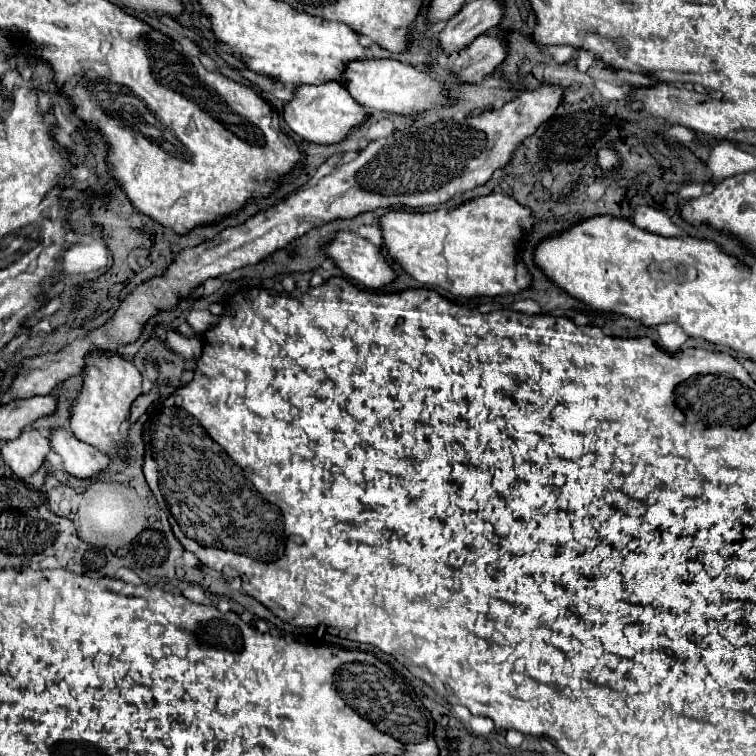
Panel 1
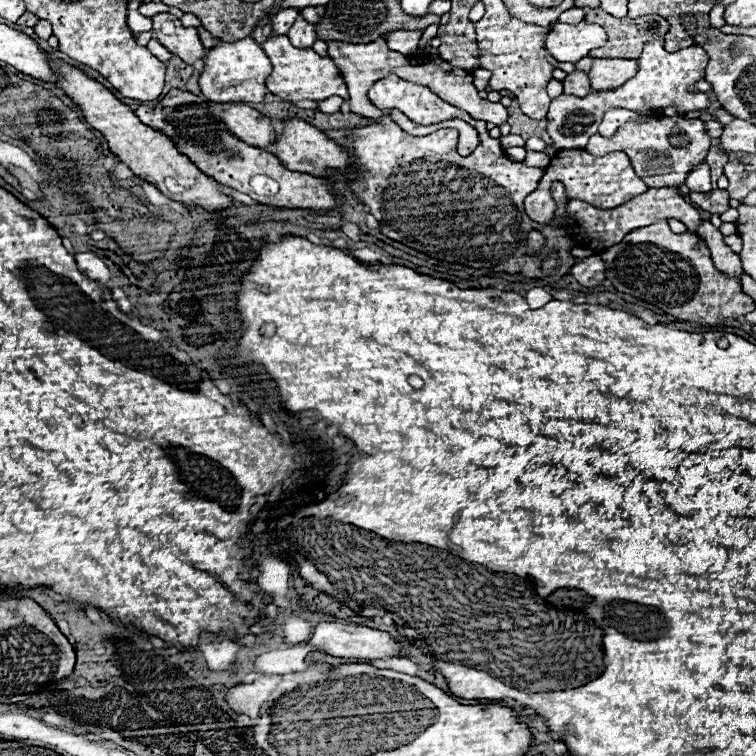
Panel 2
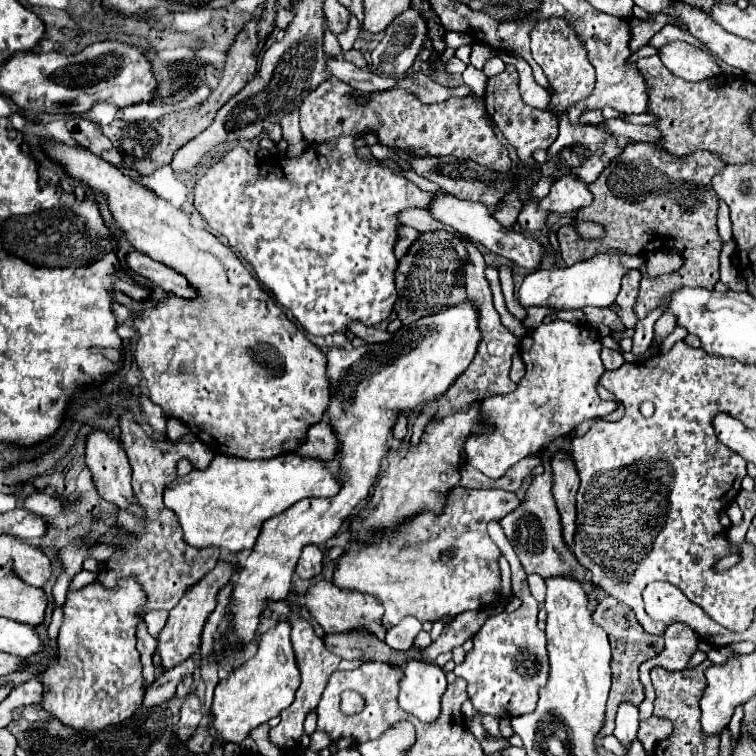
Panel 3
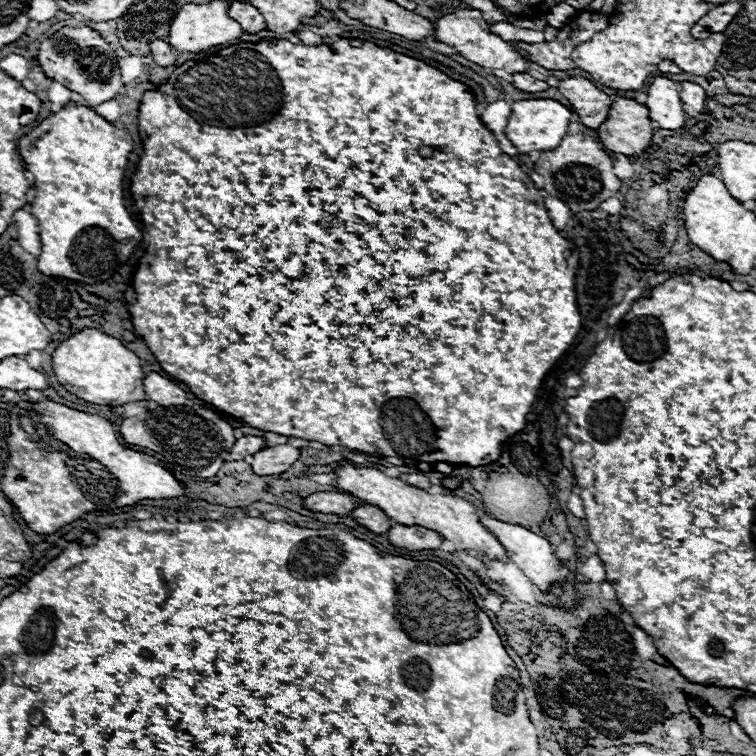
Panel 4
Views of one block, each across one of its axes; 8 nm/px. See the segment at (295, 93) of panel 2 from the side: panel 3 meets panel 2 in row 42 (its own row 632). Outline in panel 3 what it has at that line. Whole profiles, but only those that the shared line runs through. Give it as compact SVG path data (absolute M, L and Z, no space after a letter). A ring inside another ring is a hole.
M286 618L280 620L276 626L268 628L260 636L258 652L240 668L236 668L228 676L228 680L222 680L216 686L214 702L212 702L212 714L214 714L212 726L228 742L234 742L240 746L252 728L278 716L284 708L288 708L294 702L294 692L298 690L298 684L300 684L300 670L296 668L290 630L292 626L290 626L290 620Z

